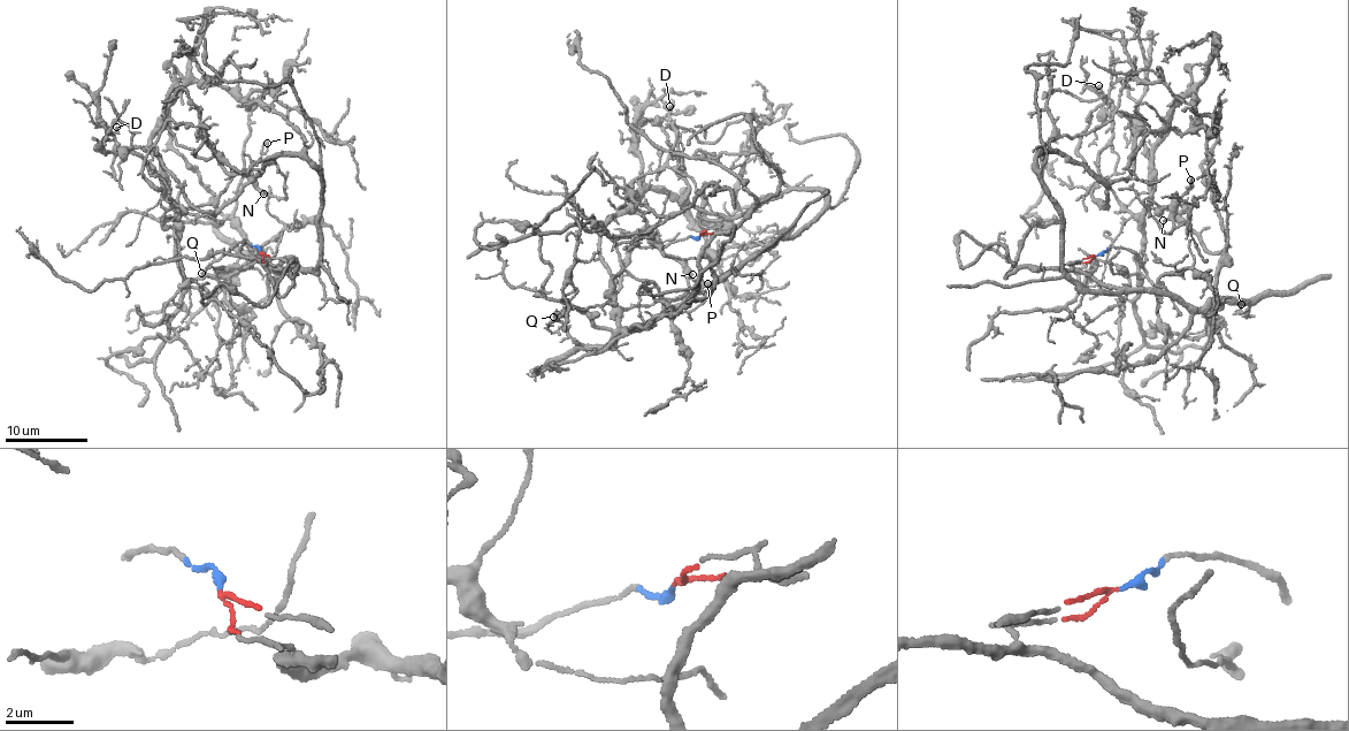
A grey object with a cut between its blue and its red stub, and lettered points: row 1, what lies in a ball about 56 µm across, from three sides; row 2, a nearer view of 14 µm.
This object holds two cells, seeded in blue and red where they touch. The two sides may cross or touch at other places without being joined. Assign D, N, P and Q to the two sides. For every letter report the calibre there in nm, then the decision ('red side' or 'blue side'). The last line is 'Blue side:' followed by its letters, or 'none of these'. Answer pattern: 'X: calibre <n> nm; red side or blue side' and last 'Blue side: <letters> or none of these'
D: calibre 180 nm; blue side
N: calibre 140 nm; blue side
P: calibre 120 nm; blue side
Q: calibre 160 nm; red side
Blue side: D, N, P

